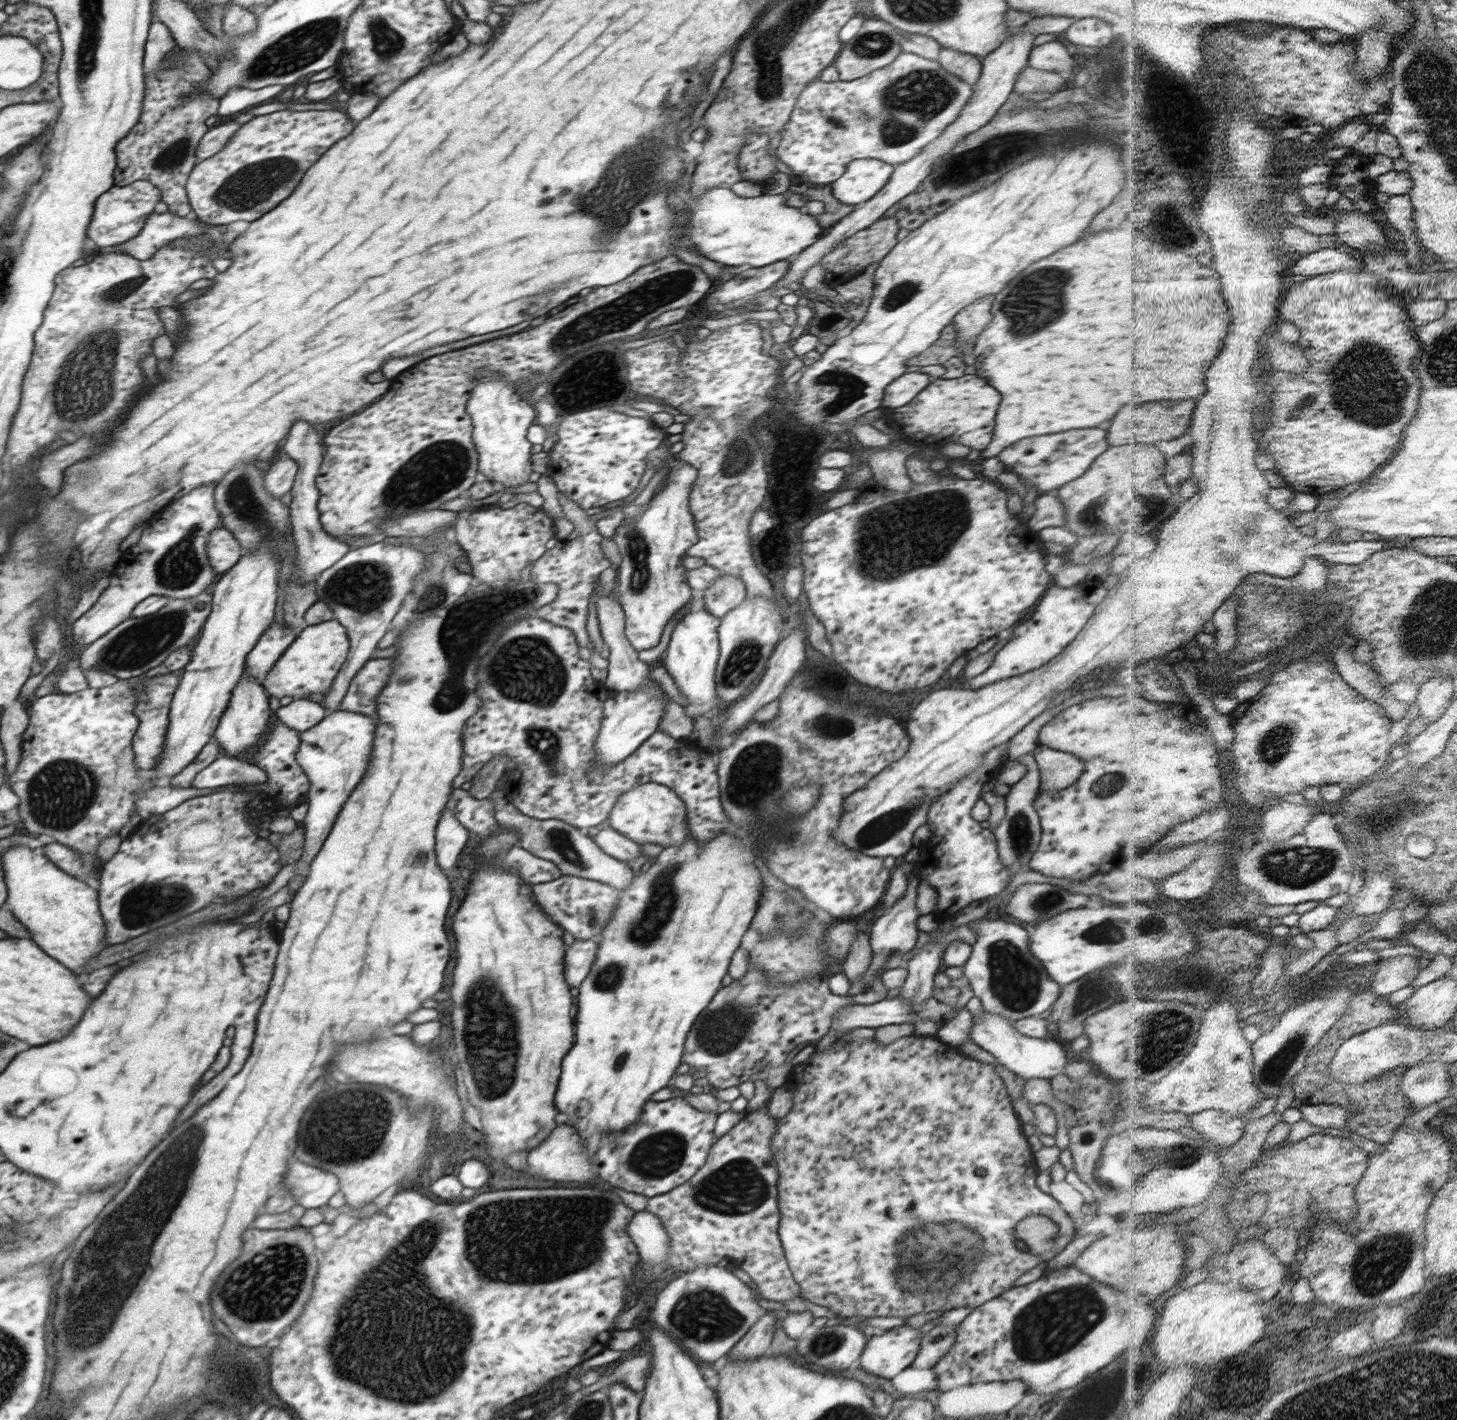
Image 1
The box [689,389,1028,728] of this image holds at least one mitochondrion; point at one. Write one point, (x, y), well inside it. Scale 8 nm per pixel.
(952, 516)

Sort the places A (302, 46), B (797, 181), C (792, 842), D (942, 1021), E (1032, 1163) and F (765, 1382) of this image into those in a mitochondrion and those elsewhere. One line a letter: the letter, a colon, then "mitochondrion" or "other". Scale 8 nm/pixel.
A: mitochondrion
B: other
C: mitochondrion
D: other
E: other
F: other

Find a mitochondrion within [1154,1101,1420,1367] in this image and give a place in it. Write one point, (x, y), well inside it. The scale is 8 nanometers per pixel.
(1379, 1263)

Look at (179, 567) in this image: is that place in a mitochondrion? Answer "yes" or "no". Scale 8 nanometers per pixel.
yes

